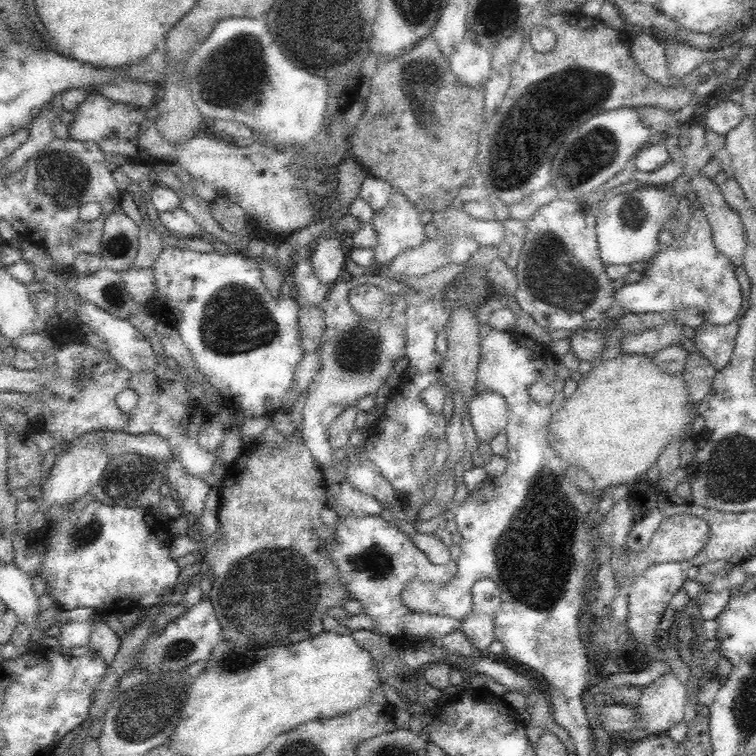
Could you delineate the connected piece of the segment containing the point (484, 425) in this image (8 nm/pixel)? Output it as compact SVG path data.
M488 389L475 393L469 403L469 415L479 443L490 443L498 432L505 430L507 413L508 405L501 394Z

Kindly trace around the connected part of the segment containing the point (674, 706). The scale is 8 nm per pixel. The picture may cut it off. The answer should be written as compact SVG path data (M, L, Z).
M667 672L658 677L652 683L641 687L641 696L636 706L637 720L639 725L648 734L666 734L667 730L684 721L684 710L687 704L686 687L683 682L672 672Z

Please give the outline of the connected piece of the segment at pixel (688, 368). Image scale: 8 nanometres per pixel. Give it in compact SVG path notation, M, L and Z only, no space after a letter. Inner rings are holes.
M699 351L689 352L686 360L682 379L688 400L697 405L710 392L717 370Z

